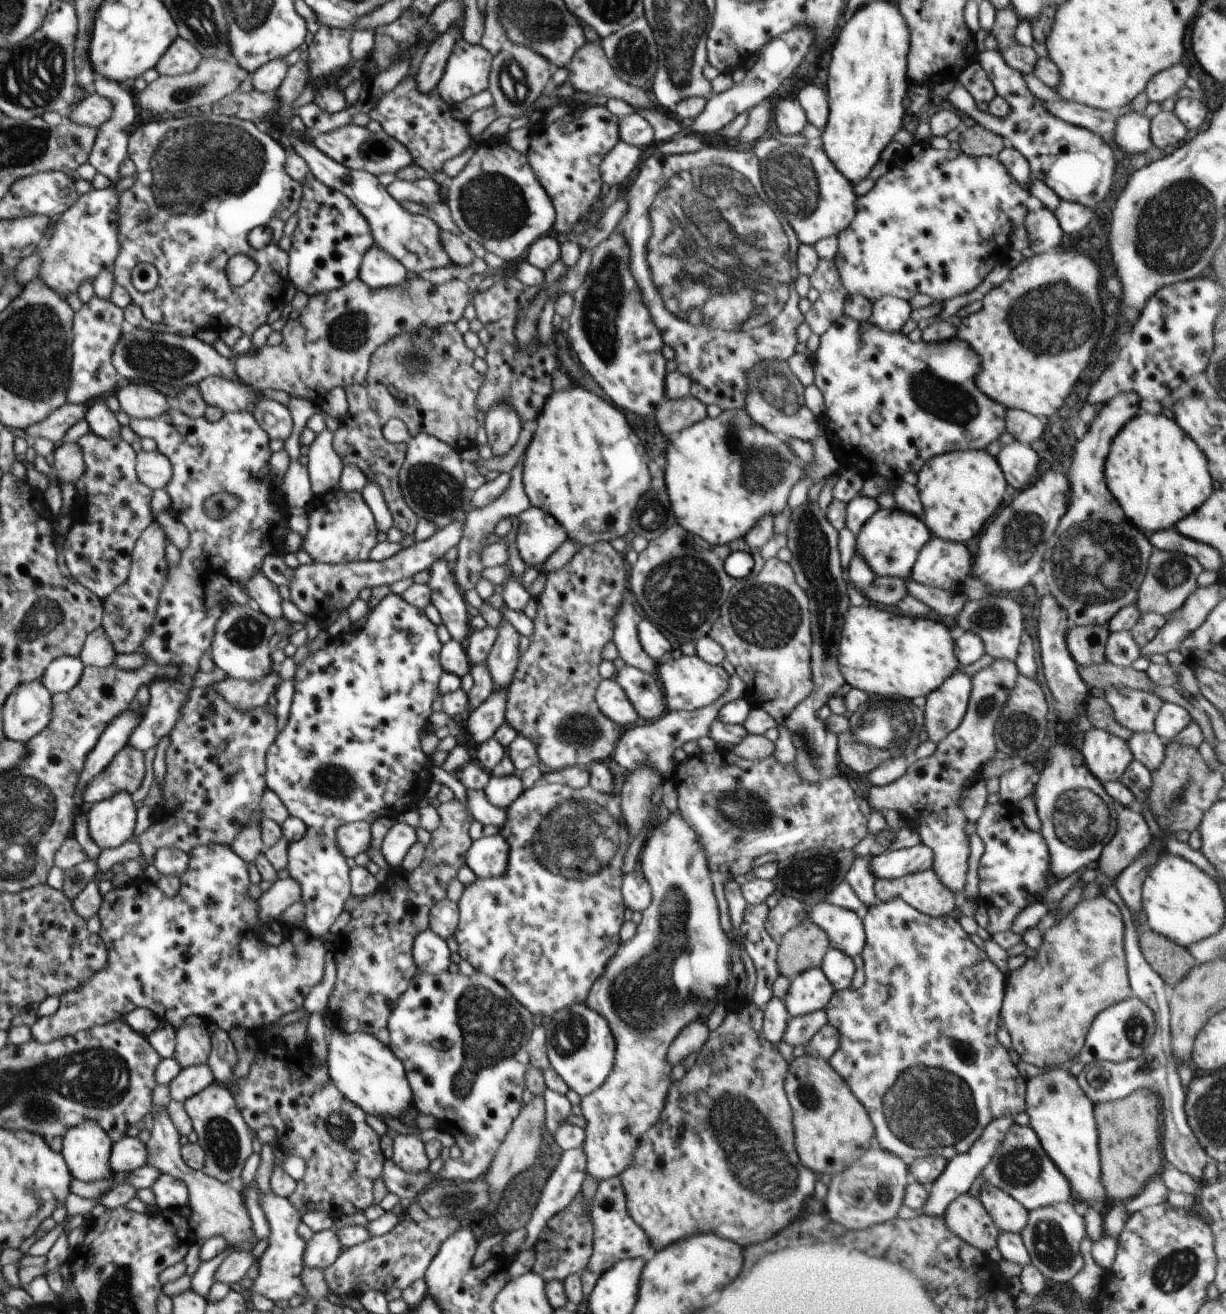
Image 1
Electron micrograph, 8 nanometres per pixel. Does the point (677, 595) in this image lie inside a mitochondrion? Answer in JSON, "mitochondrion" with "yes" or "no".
{"mitochondrion":"yes"}

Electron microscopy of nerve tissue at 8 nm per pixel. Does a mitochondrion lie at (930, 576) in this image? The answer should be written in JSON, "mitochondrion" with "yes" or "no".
{"mitochondrion":"no"}

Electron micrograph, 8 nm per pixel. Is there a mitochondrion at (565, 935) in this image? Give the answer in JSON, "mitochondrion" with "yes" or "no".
{"mitochondrion":"no"}

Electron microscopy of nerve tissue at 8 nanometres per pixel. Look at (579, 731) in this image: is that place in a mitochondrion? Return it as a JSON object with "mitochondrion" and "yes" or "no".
{"mitochondrion":"yes"}

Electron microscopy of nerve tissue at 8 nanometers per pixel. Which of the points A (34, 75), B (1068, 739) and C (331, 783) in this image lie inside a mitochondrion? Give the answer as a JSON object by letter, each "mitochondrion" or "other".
{"A":"mitochondrion","B":"other","C":"mitochondrion"}

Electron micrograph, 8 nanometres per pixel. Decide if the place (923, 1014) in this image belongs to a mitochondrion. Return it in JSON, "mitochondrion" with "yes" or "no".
{"mitochondrion":"no"}

